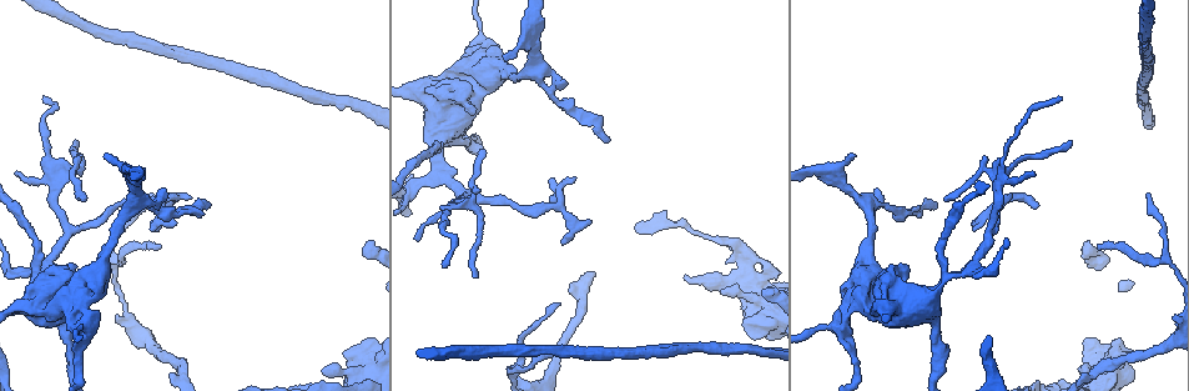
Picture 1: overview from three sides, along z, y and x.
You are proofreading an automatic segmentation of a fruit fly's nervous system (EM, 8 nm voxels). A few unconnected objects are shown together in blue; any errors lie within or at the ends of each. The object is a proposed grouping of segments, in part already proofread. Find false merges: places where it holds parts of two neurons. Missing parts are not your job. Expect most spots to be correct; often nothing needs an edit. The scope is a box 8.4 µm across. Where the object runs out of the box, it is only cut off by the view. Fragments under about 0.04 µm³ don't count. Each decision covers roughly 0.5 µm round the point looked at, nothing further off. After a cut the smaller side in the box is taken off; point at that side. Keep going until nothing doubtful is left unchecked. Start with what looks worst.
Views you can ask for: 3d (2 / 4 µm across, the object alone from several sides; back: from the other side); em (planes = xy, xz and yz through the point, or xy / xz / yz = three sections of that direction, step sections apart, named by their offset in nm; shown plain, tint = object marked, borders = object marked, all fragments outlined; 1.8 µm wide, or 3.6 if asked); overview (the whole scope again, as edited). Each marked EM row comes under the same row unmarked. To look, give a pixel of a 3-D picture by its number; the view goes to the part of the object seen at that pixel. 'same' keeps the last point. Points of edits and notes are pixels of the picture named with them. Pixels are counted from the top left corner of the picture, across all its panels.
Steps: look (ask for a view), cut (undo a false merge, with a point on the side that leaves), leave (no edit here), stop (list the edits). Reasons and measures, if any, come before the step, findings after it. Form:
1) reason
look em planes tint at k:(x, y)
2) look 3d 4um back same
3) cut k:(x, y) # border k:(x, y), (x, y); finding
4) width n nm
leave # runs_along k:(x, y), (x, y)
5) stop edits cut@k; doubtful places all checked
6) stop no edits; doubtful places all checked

a fork
look 3d 2um at 1:(483, 45)

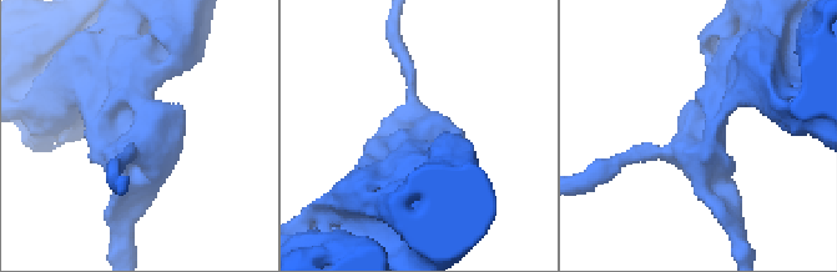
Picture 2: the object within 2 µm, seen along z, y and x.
arms 3
look em planes borders at 2:(425, 132)

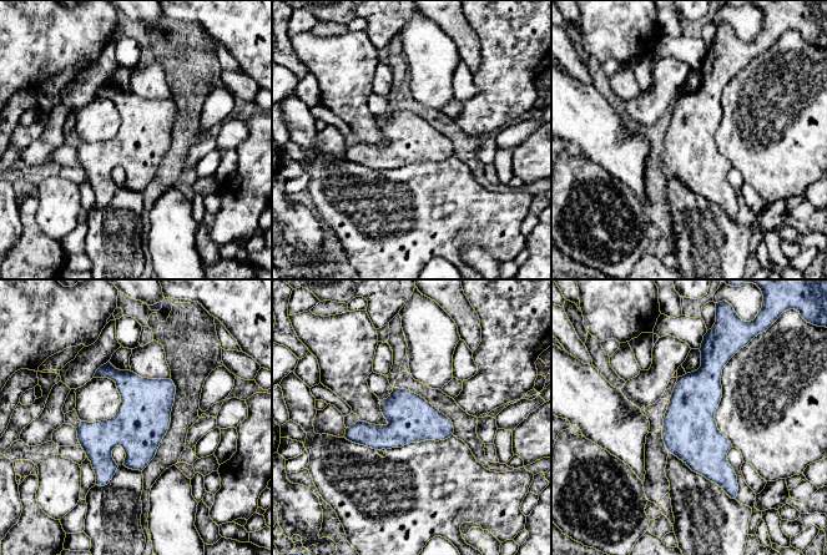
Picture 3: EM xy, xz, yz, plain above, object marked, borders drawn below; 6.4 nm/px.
leave # runs_along 3:(705, 346), (704, 450), (725, 485); all the same neuron

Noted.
a fork
look em planes tint at 1:(866, 268)

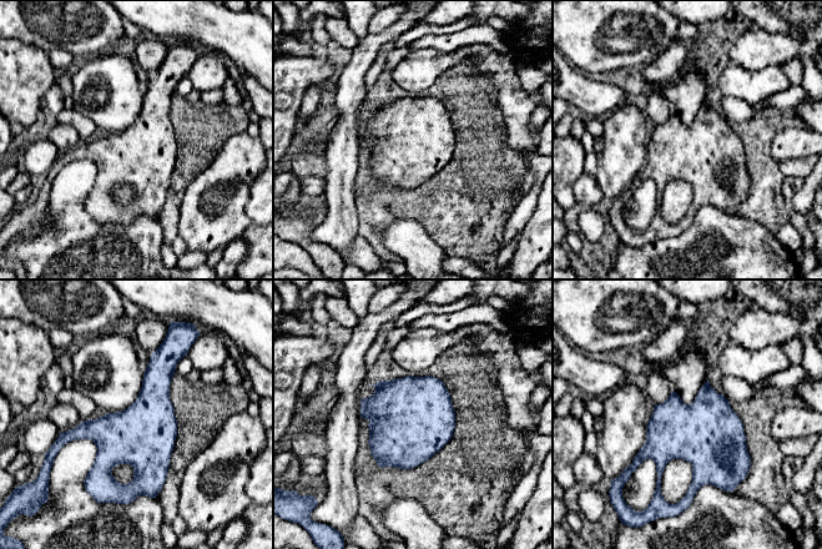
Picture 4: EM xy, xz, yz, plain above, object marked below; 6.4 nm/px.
leave # all the same neuron

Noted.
calibre changes
look 3d 4um at 1:(768, 312)

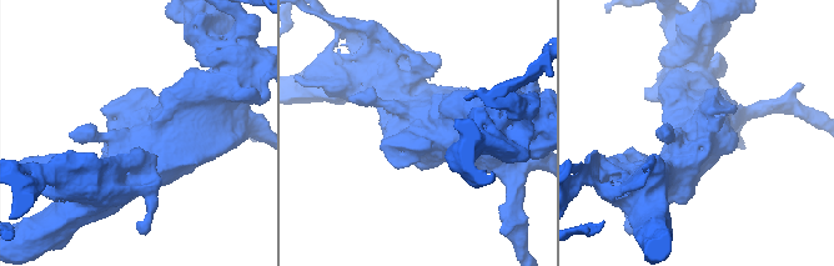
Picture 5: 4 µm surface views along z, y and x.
shape alone is not enough
look em 3.6um planes tint at 5:(696, 125)

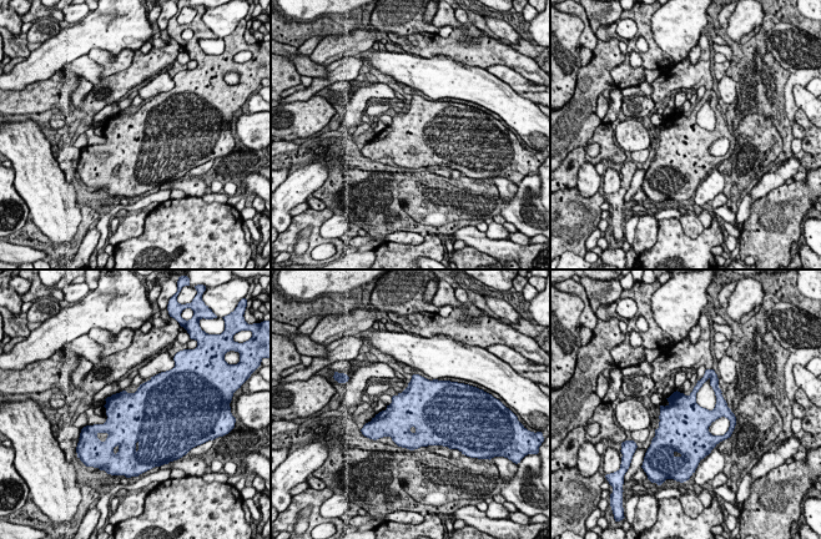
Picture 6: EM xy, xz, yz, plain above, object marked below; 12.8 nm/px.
width 550 nm
leave # continuous, no second neuron

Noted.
stop no edits; doubtful places all checked

